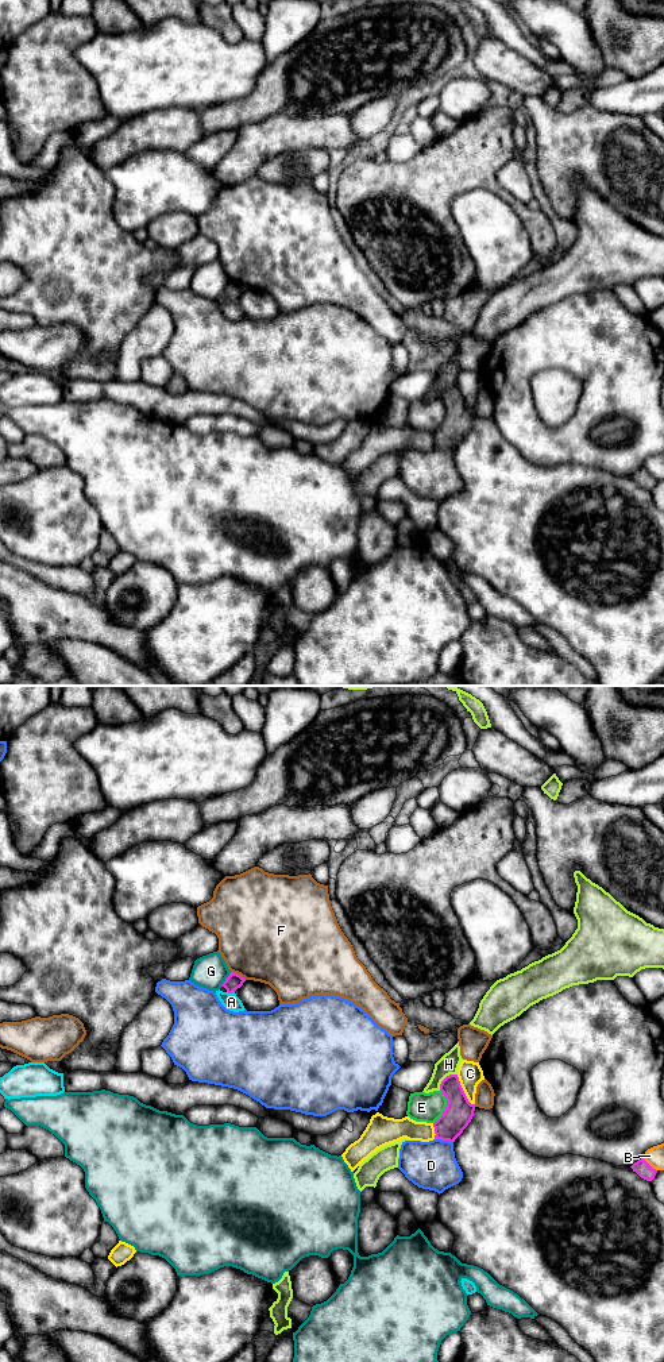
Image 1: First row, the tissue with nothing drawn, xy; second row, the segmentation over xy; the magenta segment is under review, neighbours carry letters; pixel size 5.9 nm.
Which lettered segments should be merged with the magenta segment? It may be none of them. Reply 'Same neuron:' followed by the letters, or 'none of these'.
Same neuron: none of these

